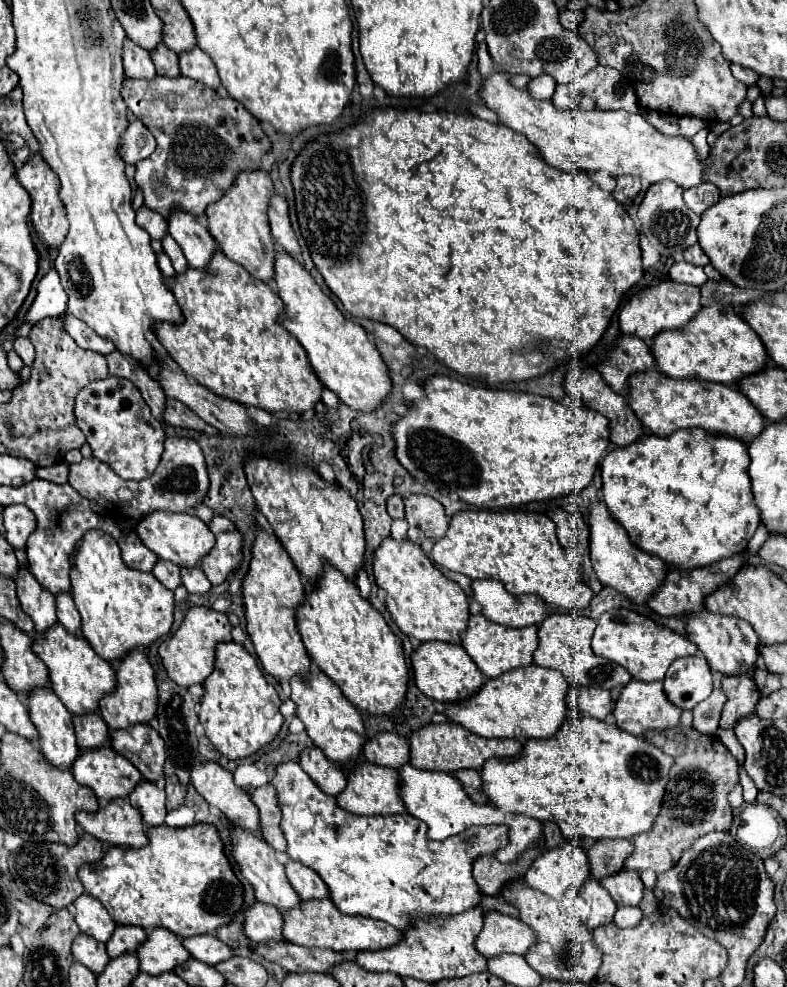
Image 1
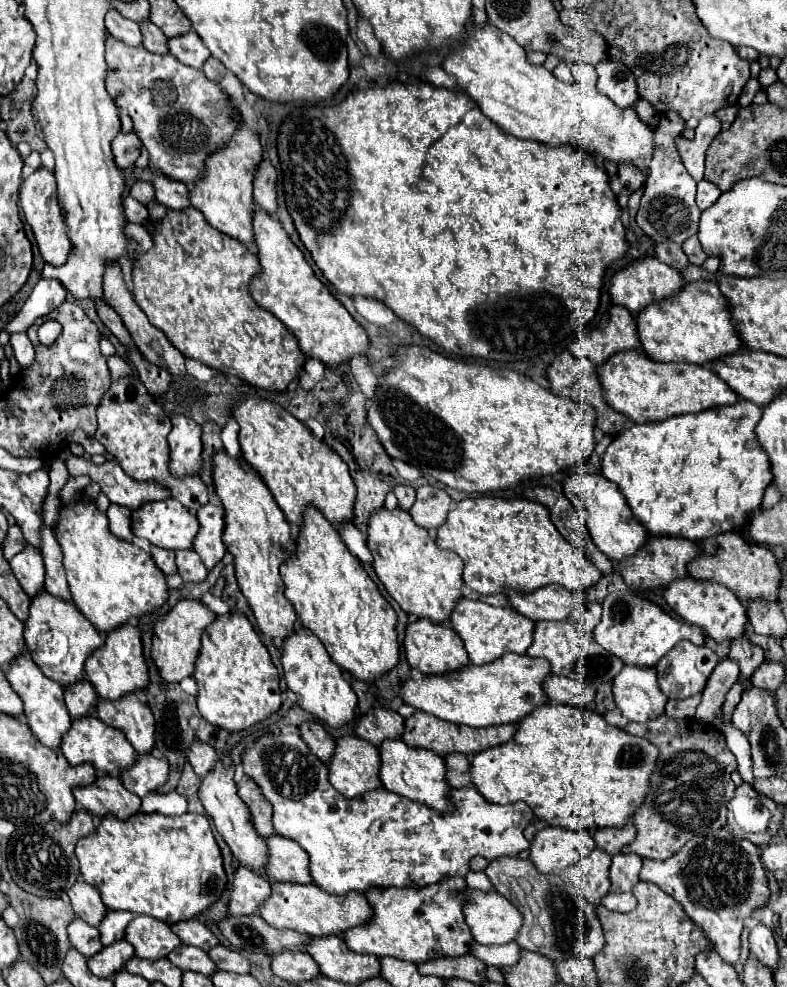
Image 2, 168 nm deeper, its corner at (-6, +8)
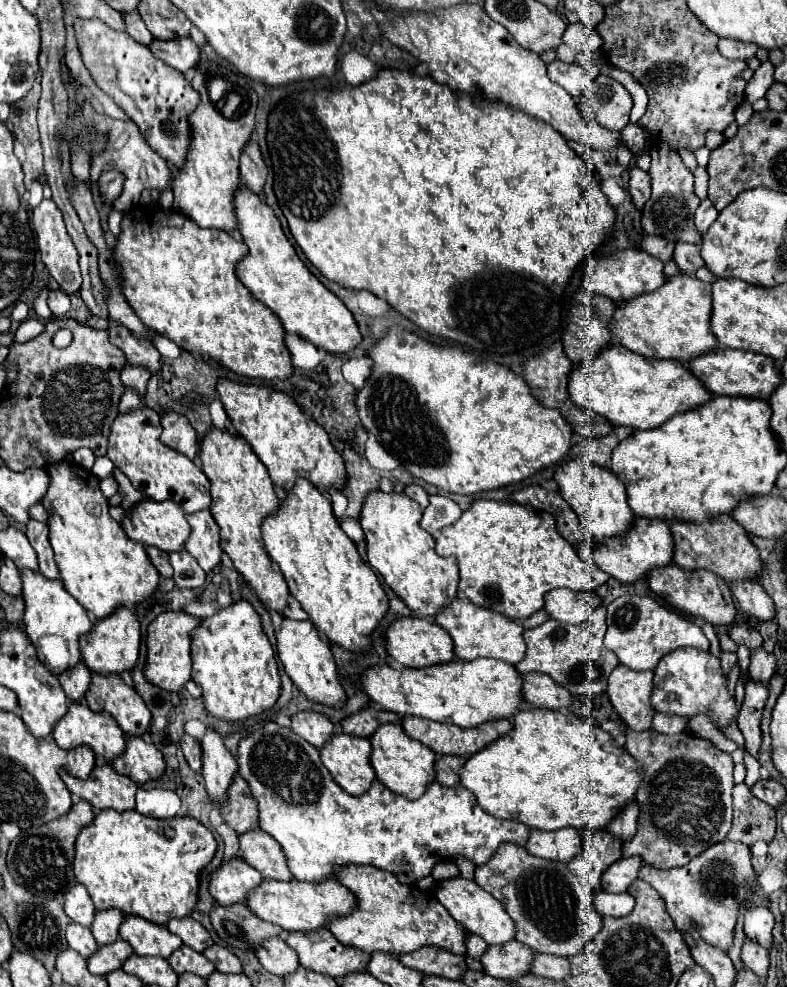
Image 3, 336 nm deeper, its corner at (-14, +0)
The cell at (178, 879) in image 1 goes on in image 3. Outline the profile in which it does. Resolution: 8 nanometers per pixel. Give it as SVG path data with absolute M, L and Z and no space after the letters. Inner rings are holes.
M136 810L98 812L92 824L84 826L76 838L74 874L80 884L86 886L94 906L98 910L118 908L124 914L136 914L156 924L166 924L172 916L184 918L196 906L198 874L214 858L216 840L196 818L150 818Z

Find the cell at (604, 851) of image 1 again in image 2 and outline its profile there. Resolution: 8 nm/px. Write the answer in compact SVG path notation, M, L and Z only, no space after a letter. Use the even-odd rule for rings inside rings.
M628 822L624 828L602 828L594 832L596 848L606 852L608 856L616 856L622 852L626 844L630 844L636 838L636 828L632 822Z

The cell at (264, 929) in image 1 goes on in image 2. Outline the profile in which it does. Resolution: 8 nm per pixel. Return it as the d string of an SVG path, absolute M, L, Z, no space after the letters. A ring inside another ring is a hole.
M240 866L234 878L234 890L230 898L230 914L234 916L252 916L260 914L260 906L270 896L270 882L264 876L256 876L248 868Z

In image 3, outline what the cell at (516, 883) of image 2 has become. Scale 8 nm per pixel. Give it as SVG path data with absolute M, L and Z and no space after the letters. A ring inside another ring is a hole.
M512 842L502 844L486 864L476 866L474 882L504 904L504 908L508 910L508 914L510 914L510 918L514 920L514 926L516 926L514 938L518 942L530 946L534 952L546 952L546 954L564 956L564 958L580 954L584 950L586 942L592 936L596 936L602 928L602 916L592 906L594 894L588 888L580 886L576 876L572 876L572 872L568 872L568 866L554 862L554 860L536 858L536 856L528 854L518 844L512 844Z

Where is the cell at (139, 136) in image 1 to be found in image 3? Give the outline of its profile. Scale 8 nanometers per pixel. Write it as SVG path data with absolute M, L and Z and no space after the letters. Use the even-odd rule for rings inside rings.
M108 170L106 174L102 174L98 178L98 190L102 196L102 202L112 206L112 202L120 196L122 192L122 184L124 184L124 174L120 174L118 170Z

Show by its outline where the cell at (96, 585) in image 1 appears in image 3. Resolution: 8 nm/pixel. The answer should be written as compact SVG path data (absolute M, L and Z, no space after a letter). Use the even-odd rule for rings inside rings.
M72 460L48 462L46 472L50 486L40 504L48 512L48 538L64 588L96 618L106 618L118 606L146 600L158 588L160 574L148 560L144 546L130 540L108 514L108 498L98 486L100 480Z

